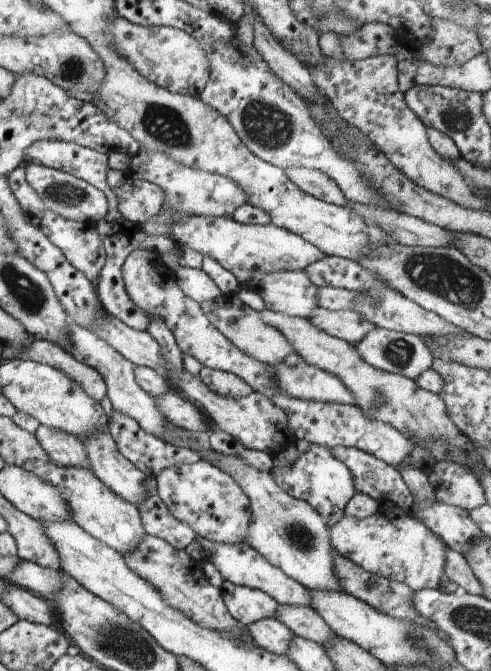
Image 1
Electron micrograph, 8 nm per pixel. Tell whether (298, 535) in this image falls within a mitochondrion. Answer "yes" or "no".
yes

